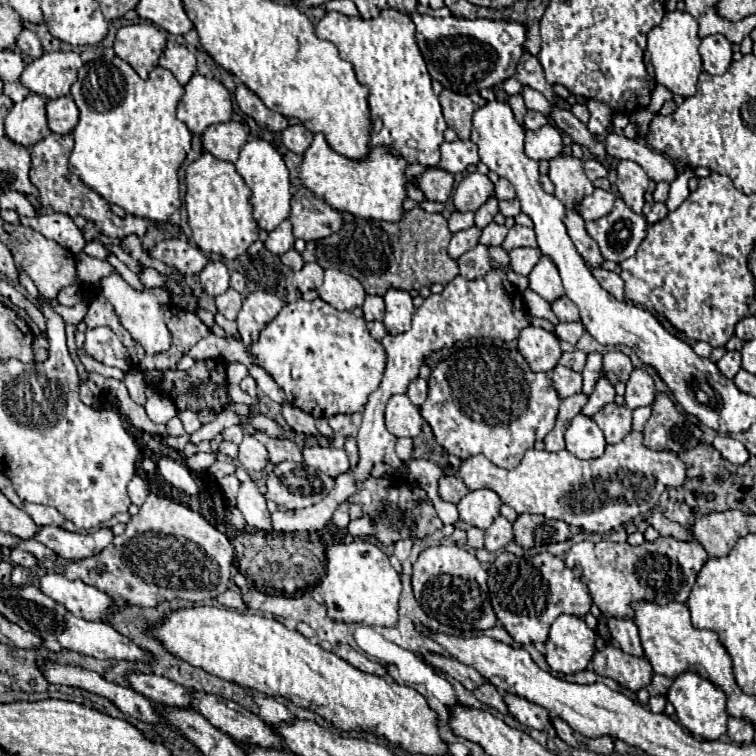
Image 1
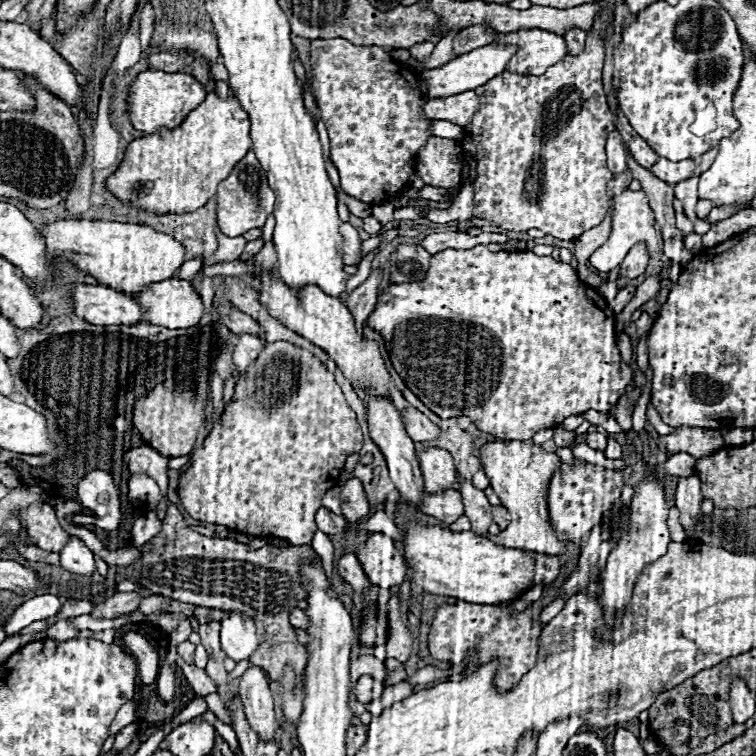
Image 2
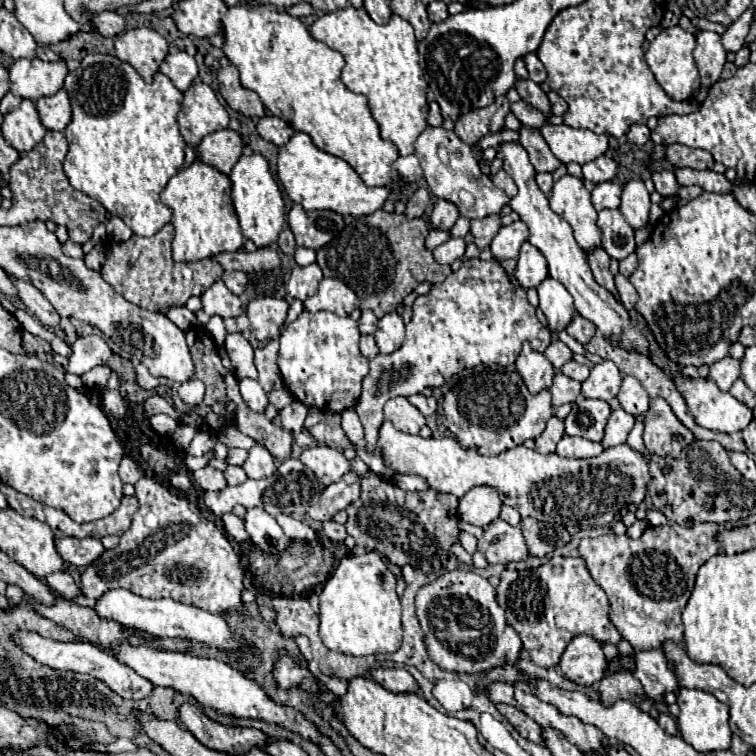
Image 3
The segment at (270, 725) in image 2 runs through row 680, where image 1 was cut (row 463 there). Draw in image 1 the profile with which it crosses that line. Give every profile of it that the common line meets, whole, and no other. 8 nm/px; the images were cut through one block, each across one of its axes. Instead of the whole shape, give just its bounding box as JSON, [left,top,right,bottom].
[238,434,268,472]

